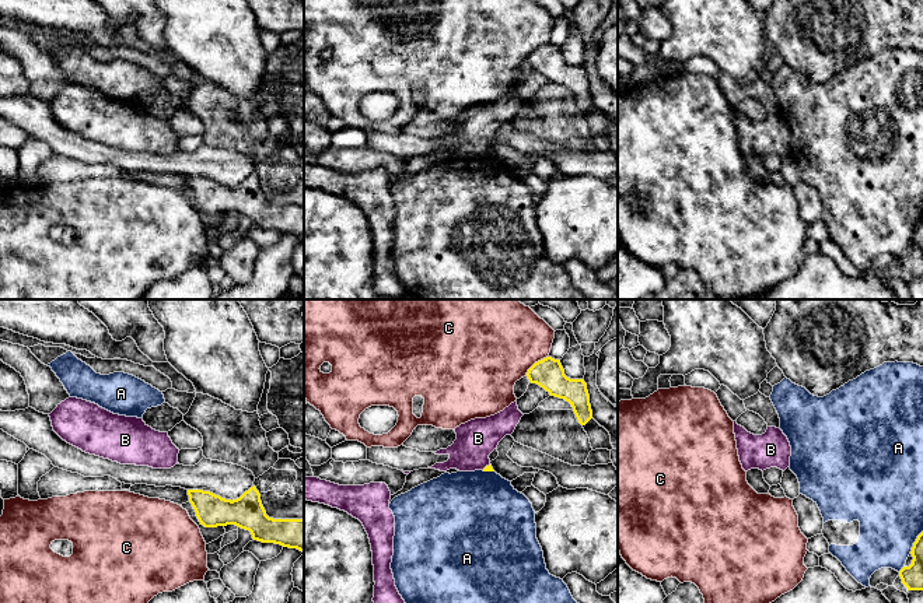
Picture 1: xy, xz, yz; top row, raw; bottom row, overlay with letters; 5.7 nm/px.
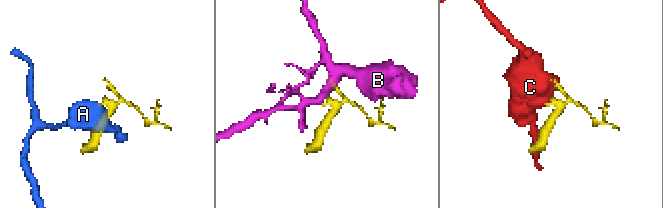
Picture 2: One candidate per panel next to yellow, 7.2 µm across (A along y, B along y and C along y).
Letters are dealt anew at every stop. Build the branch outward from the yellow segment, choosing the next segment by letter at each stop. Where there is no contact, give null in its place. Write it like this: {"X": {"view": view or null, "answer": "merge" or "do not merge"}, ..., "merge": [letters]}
{"A": {"view": "yz", "answer": "do not merge"}, "B": {"view": "xz", "answer": "do not merge"}, "C": {"view": "xz", "answer": "do not merge"}, "merge": []}

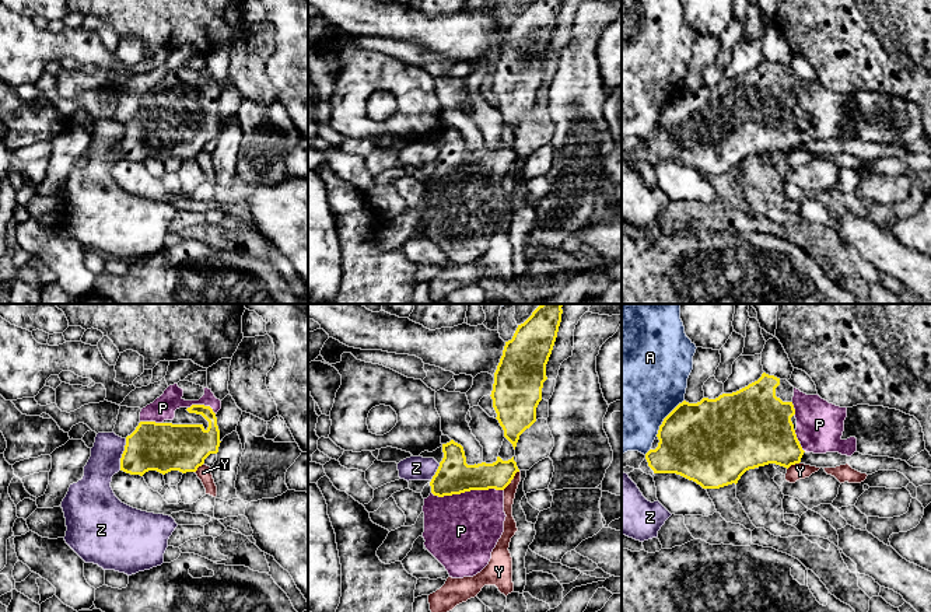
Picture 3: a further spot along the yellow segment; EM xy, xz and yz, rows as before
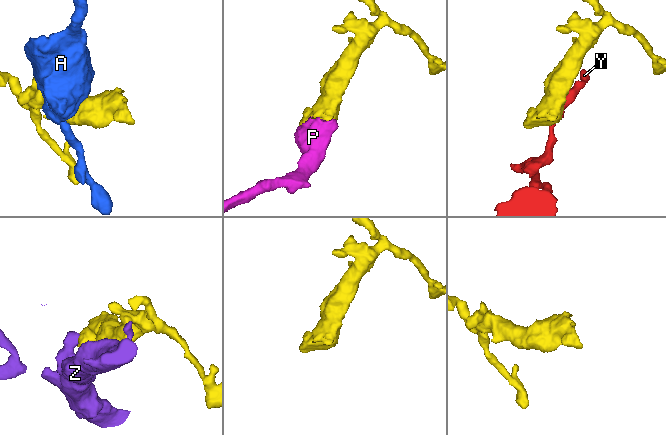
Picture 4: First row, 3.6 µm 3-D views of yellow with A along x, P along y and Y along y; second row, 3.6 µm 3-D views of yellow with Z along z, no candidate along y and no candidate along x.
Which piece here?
{"A": {"view": "yz", "answer": "do not merge"}, "P": {"view": "xz", "answer": "merge"}, "Y": {"view": "xz", "answer": "do not merge"}, "Z": {"view": "xy", "answer": "do not merge"}, "merge": ["P"]}

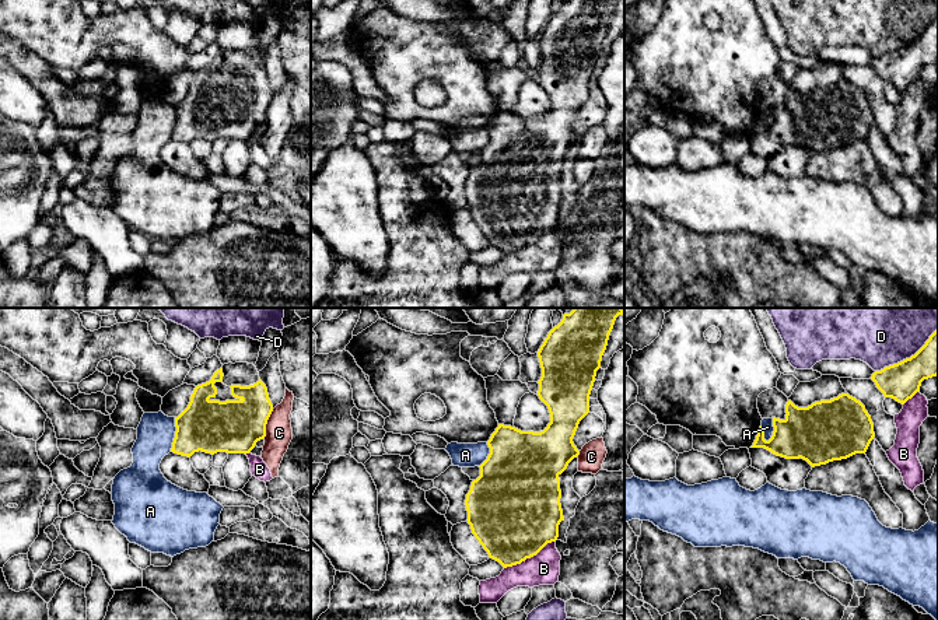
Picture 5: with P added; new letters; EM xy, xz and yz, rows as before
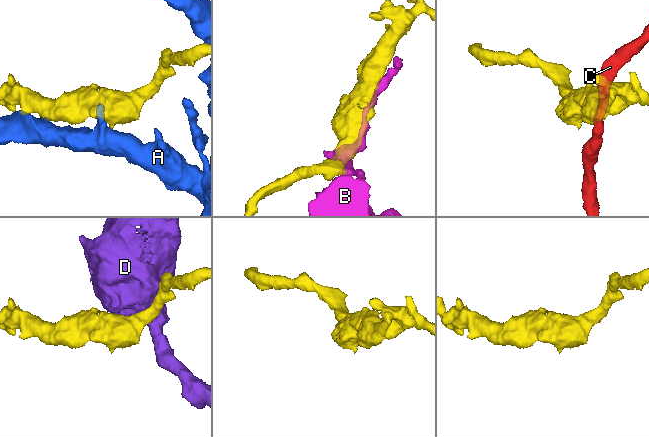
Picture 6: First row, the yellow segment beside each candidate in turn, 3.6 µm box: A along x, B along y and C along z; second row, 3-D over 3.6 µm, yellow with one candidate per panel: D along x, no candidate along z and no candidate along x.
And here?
{"A": {"view": "yz", "answer": "do not merge"}, "B": {"view": "xz", "answer": "do not merge"}, "C": {"view": "xy", "answer": "do not merge"}, "D": {"view": "yz", "answer": "do not merge"}, "merge": []}

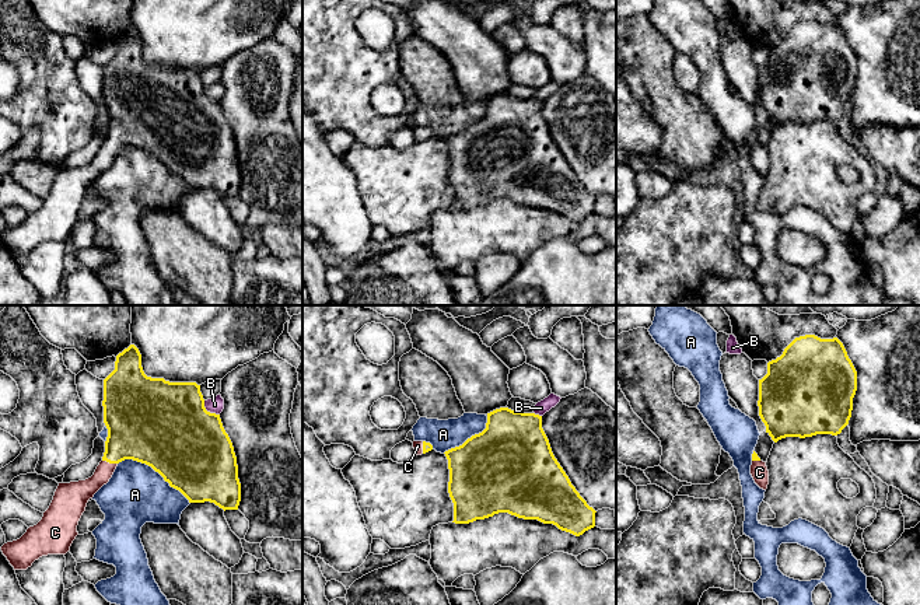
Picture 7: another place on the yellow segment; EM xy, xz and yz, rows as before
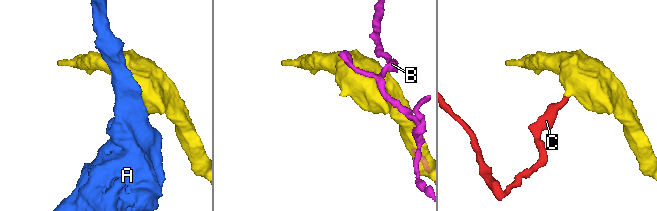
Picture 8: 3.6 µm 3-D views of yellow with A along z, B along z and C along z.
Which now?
{"A": {"view": "xy", "answer": "do not merge"}, "B": {"view": "xy", "answer": "do not merge"}, "C": {"view": "xy", "answer": "merge"}, "merge": ["C"]}

